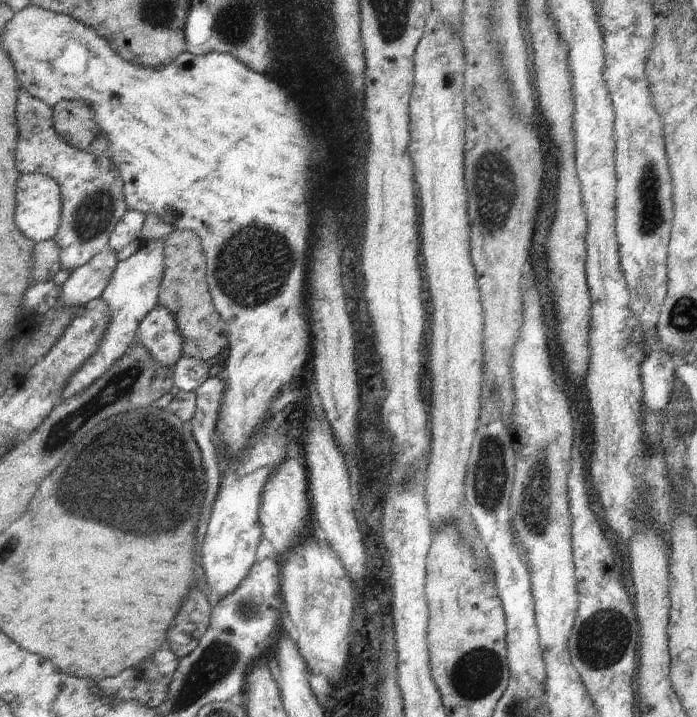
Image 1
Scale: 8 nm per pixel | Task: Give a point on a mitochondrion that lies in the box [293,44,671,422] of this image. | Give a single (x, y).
(494, 180)

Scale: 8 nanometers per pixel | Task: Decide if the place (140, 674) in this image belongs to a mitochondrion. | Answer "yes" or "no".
no

